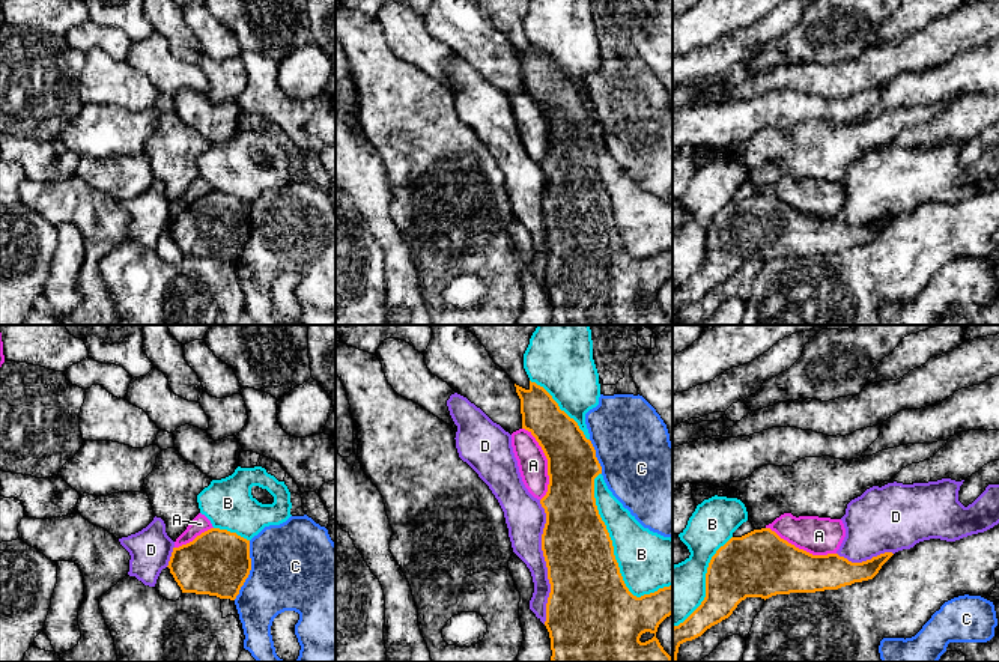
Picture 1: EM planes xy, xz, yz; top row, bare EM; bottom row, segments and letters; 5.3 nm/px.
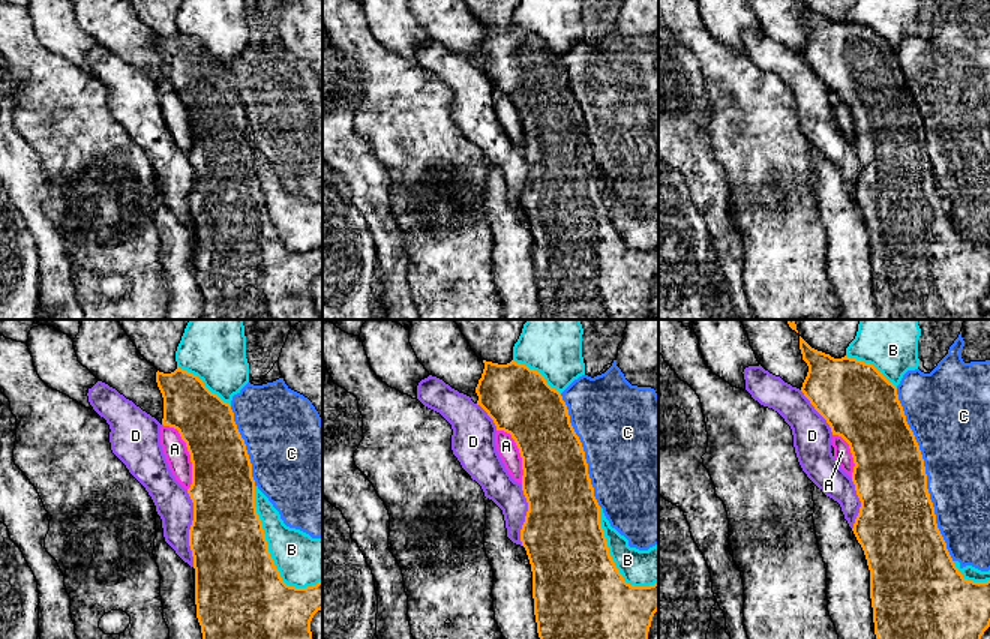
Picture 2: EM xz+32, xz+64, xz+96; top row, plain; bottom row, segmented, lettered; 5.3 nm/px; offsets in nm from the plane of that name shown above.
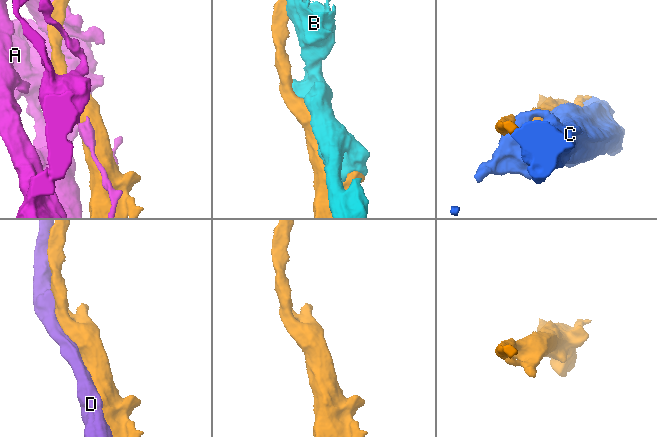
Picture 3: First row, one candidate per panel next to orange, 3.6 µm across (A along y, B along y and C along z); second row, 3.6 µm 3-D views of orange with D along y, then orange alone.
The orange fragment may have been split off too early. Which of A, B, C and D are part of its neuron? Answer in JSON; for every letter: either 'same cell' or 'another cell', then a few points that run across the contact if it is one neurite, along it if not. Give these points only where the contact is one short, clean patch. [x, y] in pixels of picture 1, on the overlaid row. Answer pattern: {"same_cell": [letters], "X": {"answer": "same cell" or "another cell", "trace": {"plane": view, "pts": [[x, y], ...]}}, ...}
{"same_cell": ["A"], "A": {"answer": "same cell"}, "B": {"answer": "another cell"}, "C": {"answer": "another cell"}, "D": {"answer": "another cell"}}

